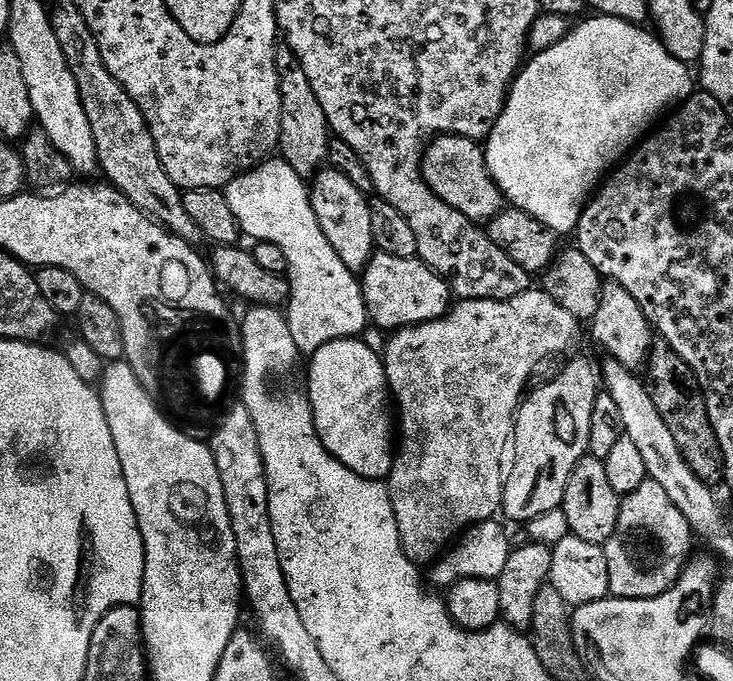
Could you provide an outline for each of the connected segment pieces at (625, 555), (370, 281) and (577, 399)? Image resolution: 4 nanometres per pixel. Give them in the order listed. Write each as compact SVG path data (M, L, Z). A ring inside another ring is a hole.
M644 480L638 490L621 499L618 526L602 545L610 569L609 593L617 600L649 600L670 591L693 559L692 540L694 533L686 514L670 502L658 482Z
M373 252L370 262L364 267L362 273L362 285L366 310L369 321L380 328L385 328L385 333L391 334L402 328L418 326L426 322L434 322L447 314L454 297L448 283L443 280L430 266L426 266L423 260L417 258L394 258L394 254L385 252Z
M572 360L549 384L544 384L532 397L521 403L516 413L516 457L514 470L504 487L503 515L512 520L536 520L539 516L548 516L564 503L566 482L574 474L574 466L589 455L588 439L590 438L590 413L598 395L598 372L592 369L588 360Z

